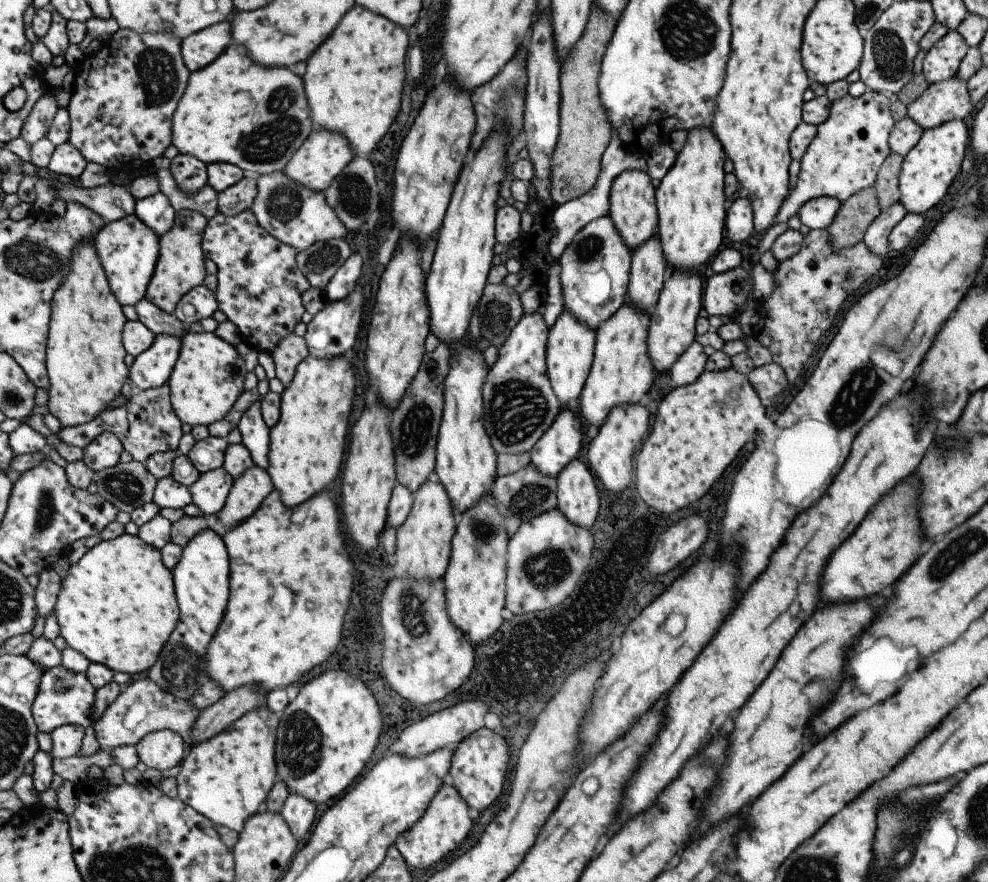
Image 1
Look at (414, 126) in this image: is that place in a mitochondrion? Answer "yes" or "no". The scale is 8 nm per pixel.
no

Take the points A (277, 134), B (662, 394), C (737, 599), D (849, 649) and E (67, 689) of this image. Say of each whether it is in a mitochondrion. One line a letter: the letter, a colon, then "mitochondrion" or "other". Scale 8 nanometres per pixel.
A: mitochondrion
B: other
C: other
D: other
E: mitochondrion

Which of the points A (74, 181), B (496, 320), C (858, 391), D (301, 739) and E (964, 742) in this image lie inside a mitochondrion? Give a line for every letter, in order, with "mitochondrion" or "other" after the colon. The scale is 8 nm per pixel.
A: other
B: mitochondrion
C: mitochondrion
D: mitochondrion
E: other

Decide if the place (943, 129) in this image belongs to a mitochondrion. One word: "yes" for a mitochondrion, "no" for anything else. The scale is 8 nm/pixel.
no

